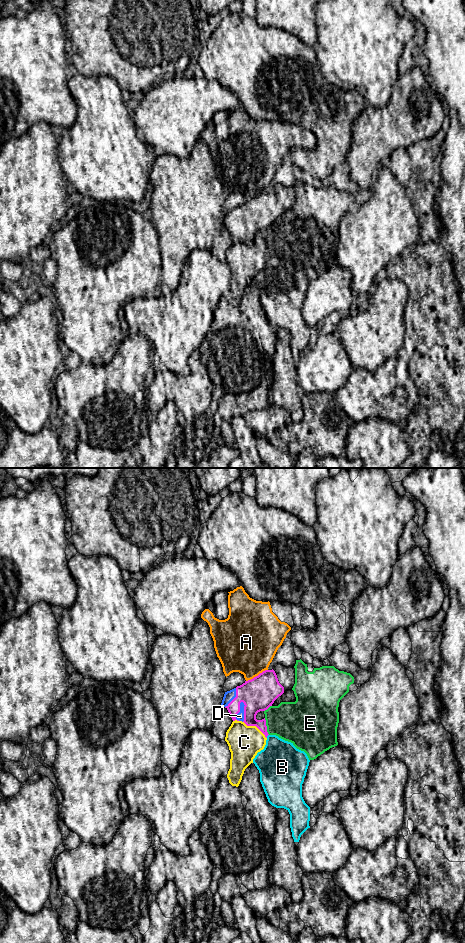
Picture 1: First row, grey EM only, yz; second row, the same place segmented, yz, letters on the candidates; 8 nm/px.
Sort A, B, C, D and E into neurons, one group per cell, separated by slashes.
A / B / C / D / E

